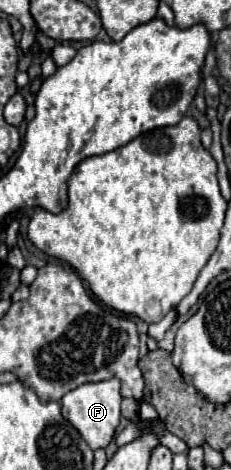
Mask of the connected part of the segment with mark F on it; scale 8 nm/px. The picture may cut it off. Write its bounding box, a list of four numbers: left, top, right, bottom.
[60,377,122,451]

